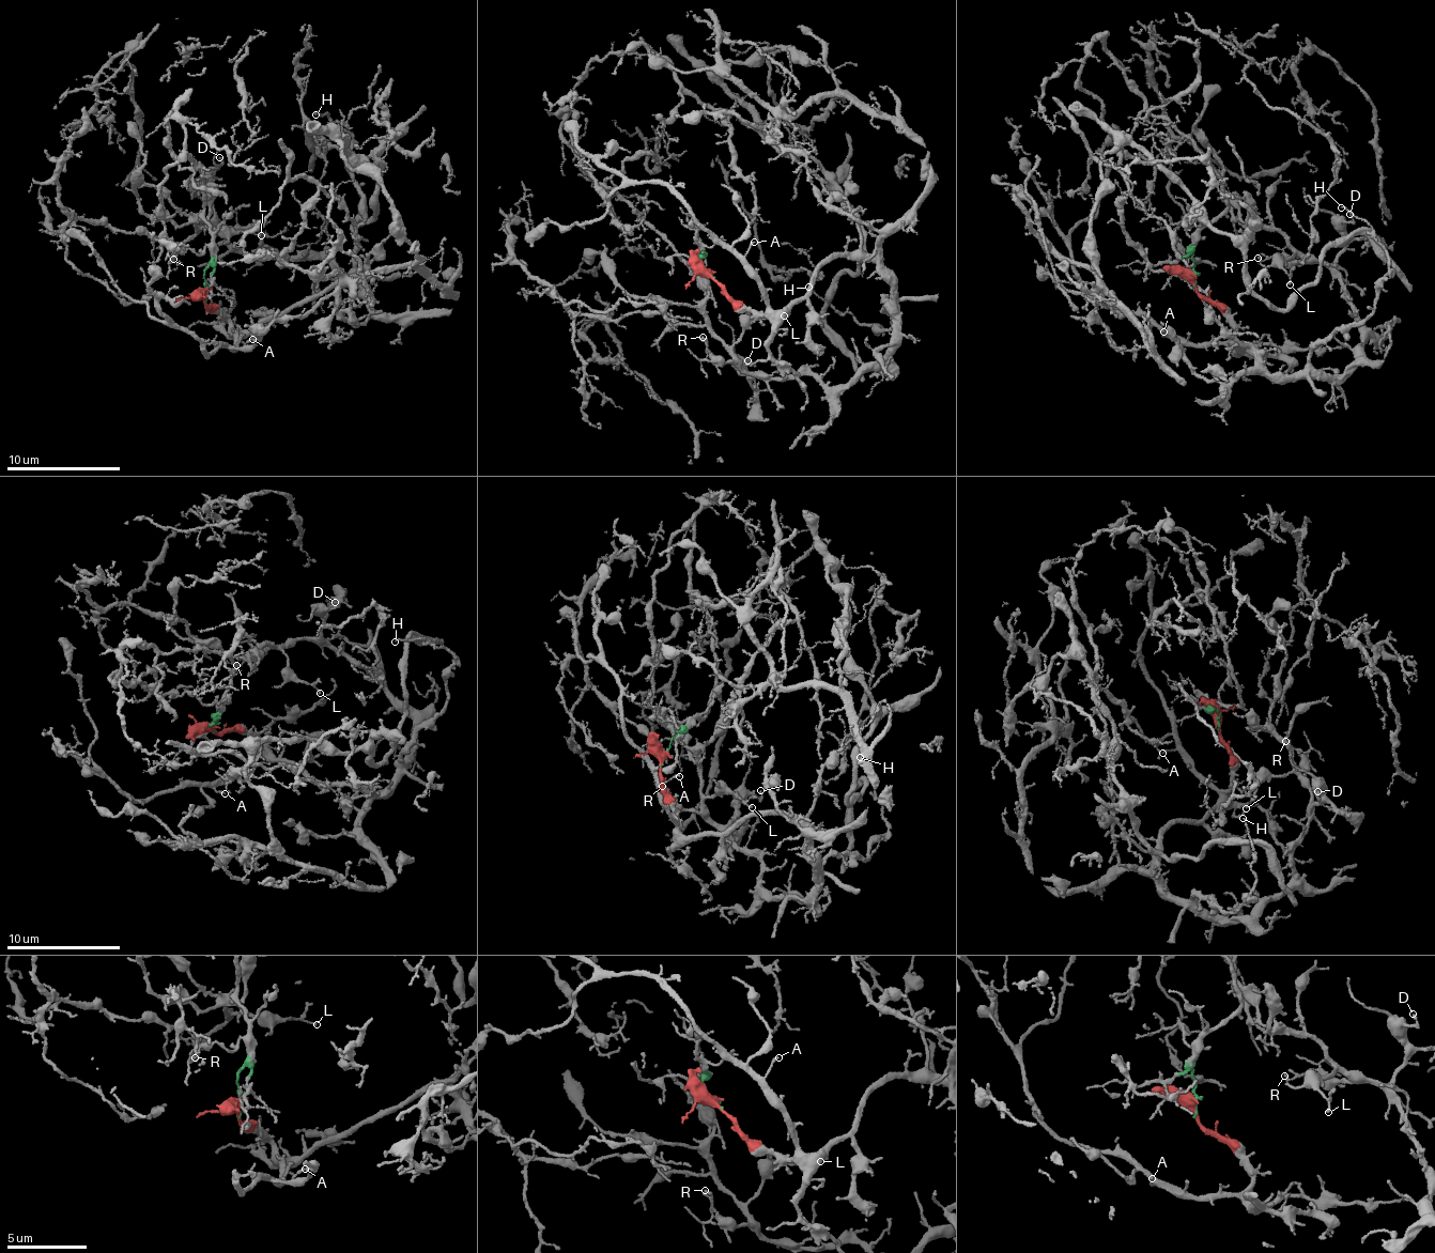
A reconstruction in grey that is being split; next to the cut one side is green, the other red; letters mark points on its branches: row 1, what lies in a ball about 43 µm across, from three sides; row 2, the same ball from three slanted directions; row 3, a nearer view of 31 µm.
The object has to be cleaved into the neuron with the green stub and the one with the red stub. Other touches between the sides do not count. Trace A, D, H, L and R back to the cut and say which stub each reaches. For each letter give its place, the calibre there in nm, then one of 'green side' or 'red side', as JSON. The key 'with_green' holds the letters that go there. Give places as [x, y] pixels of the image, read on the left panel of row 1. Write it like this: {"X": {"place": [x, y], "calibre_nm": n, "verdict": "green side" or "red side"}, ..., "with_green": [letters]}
{"A": {"place": [252, 339], "calibre_nm": 130, "verdict": "red side"}, "D": {"place": [219, 157], "calibre_nm": 160, "verdict": "red side"}, "H": {"place": [315, 114], "calibre_nm": 110, "verdict": "red side"}, "L": {"place": [261, 235], "calibre_nm": 70, "verdict": "red side"}, "R": {"place": [173, 259], "calibre_nm": 100, "verdict": "red side"}, "with_green": []}

